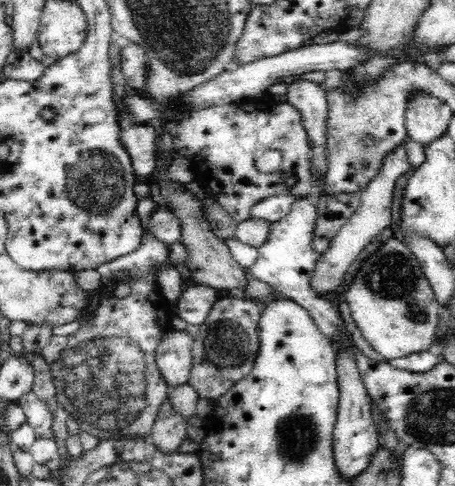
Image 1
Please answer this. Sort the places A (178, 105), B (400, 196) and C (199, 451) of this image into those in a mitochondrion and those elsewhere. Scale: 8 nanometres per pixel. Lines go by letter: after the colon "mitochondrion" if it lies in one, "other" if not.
A: other
B: other
C: other

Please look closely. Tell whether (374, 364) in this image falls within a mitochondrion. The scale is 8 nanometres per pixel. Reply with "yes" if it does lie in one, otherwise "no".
no

